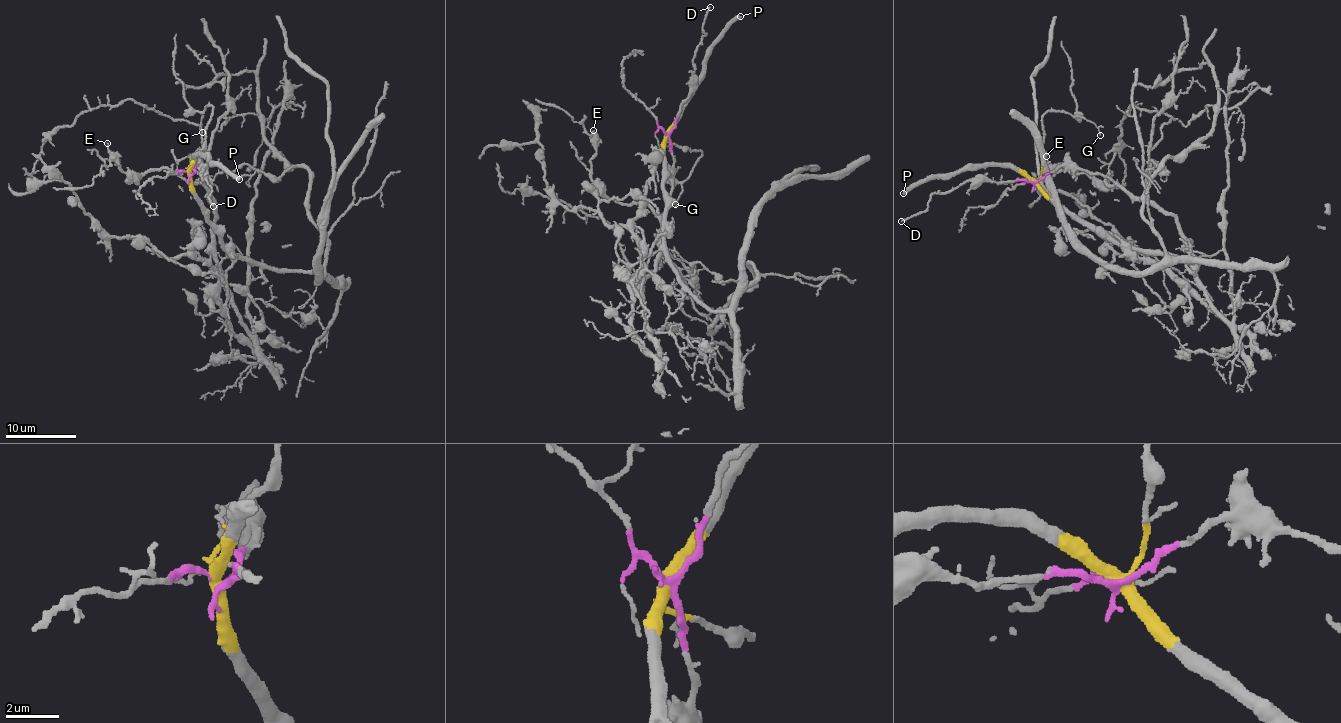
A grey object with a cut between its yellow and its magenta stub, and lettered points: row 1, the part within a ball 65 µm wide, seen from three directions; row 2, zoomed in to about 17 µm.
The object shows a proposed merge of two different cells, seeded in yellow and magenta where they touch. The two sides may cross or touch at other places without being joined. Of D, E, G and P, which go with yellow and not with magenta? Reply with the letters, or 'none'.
G, P

